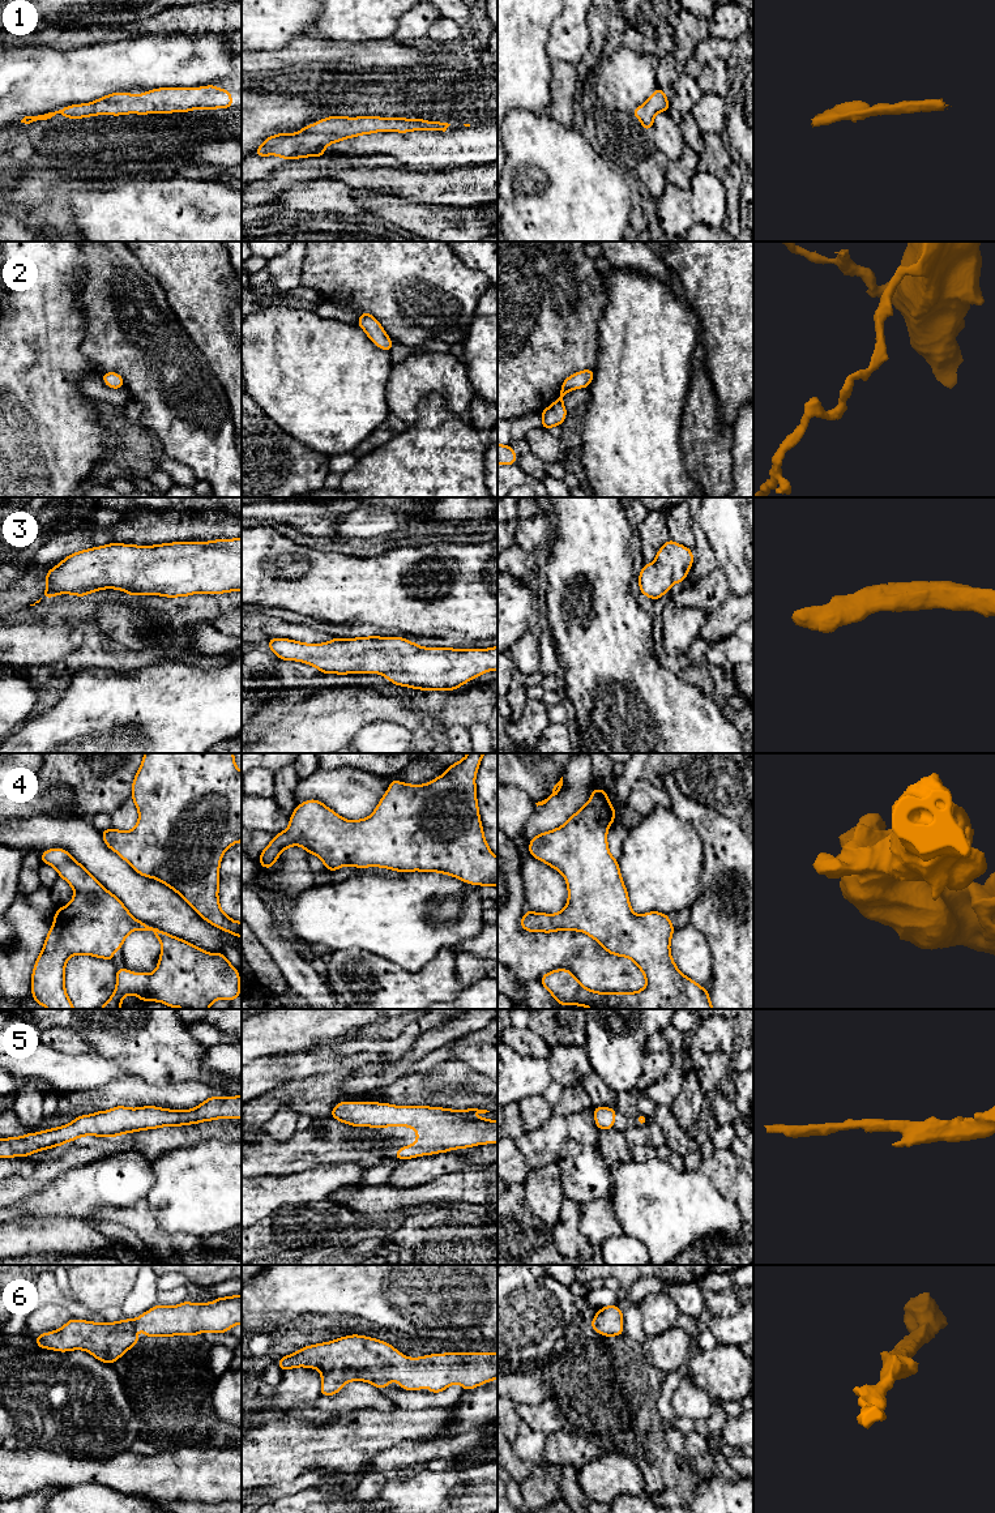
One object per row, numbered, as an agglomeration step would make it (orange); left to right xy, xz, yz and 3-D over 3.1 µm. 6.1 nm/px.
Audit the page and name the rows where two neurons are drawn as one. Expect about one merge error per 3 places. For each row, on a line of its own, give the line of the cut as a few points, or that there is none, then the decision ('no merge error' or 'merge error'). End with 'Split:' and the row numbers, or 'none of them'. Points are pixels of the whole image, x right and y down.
1: no cut; no merge error
2: no cut; no merge error
3: no cut; no merge error
4: no cut; no merge error
5: no cut; no merge error
6: no cut; no merge error
Split: none of them

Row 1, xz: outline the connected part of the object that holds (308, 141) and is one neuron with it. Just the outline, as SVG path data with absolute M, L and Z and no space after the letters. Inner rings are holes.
M329 116L315 124L306 125L298 133L277 133L264 140L253 154L259 157L278 155L283 159L306 157L325 157L328 145L375 132L411 132L411 131L443 131L450 124L443 121L427 121L422 119L377 117L377 116Z

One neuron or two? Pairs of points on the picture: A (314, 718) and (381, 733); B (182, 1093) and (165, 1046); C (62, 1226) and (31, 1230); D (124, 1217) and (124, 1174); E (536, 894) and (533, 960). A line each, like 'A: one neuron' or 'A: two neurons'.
A: two neurons
B: two neurons
C: one neuron
D: two neurons
E: two neurons

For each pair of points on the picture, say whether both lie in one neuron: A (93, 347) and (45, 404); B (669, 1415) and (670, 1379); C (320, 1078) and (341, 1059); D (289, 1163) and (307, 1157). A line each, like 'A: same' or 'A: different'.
A: different
B: same
C: different
D: same

